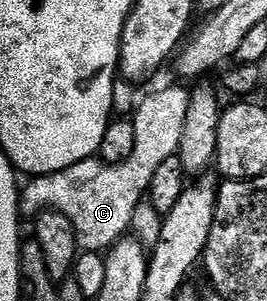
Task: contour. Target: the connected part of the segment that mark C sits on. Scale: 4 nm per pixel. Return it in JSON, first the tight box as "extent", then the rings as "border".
{"extent":[22,86,188,252],"border":[[[168,86],[165,90],[156,90],[148,94],[140,102],[140,111],[134,114],[136,123],[136,143],[134,152],[124,162],[113,166],[100,161],[93,156],[74,164],[70,168],[62,168],[62,172],[41,174],[33,177],[28,187],[22,190],[22,210],[25,215],[35,216],[42,210],[57,210],[62,212],[74,224],[76,244],[84,252],[104,252],[114,243],[120,241],[132,230],[134,208],[138,208],[140,201],[147,195],[150,180],[154,180],[154,171],[162,164],[162,160],[177,157],[182,140],[182,124],[186,124],[186,108],[188,107],[187,89],[180,86]]]}

